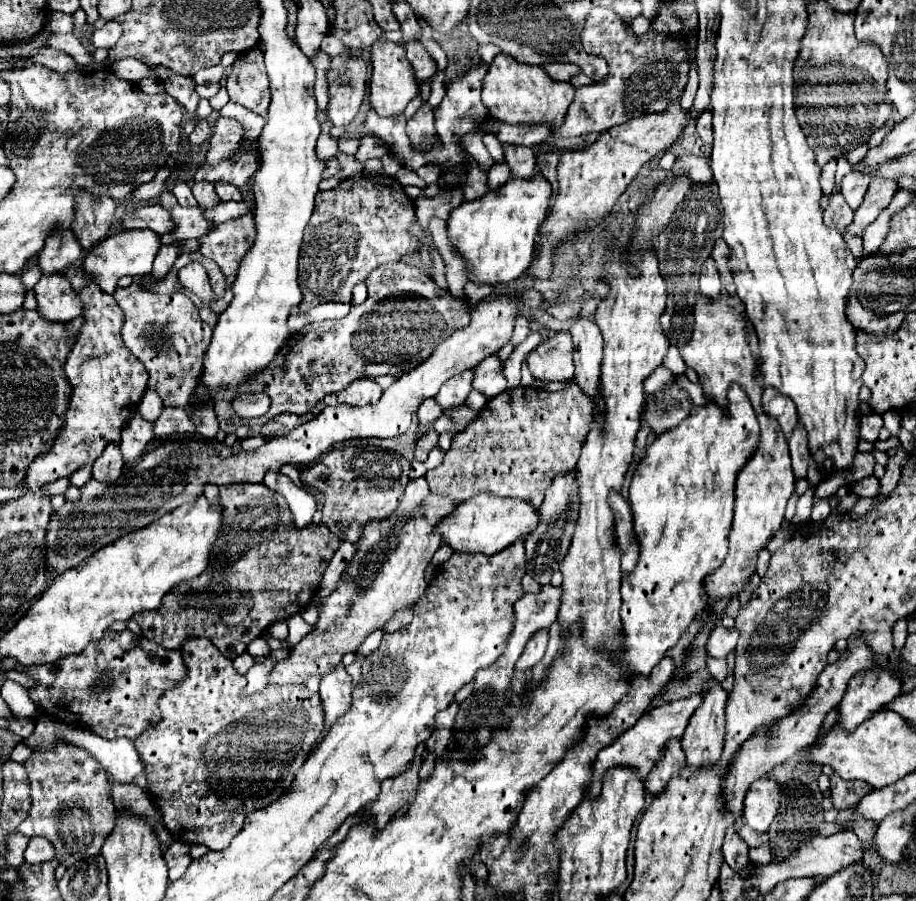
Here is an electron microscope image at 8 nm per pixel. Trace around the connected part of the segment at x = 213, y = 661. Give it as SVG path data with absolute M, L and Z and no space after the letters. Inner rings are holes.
M207 638L187 640L181 654L185 666L189 666L189 676L161 698L161 720L137 738L135 748L147 776L147 792L171 836L187 844L205 844L209 850L223 850L237 836L247 814L275 802L291 786L297 770L317 744L321 700L319 694L299 686L267 686L263 692L241 698L239 694L247 684L245 676Z

